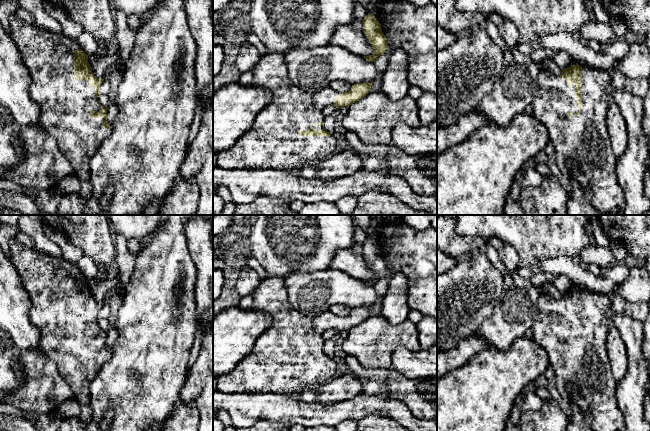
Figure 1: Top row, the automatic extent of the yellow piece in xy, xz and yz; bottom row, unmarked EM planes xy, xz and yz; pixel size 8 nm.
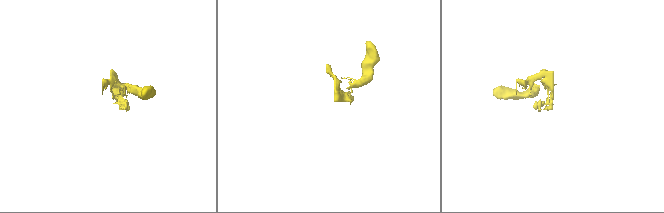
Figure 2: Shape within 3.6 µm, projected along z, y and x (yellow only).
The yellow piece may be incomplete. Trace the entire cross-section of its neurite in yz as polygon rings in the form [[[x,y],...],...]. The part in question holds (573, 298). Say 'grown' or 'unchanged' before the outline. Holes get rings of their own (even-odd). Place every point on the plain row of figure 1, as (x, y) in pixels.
grown; [[[571,289],[560,300],[541,293],[538,315],[531,328],[534,340],[548,353],[554,369],[553,383],[565,401],[577,403],[594,431],[624,431],[624,417],[617,405],[616,385],[606,350],[611,323],[611,299],[591,289]]]

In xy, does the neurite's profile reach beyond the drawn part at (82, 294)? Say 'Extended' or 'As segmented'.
Extended

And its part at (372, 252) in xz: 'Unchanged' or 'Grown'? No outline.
Unchanged

